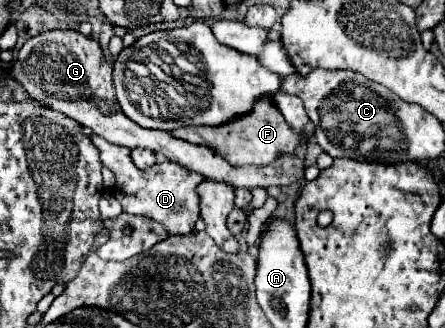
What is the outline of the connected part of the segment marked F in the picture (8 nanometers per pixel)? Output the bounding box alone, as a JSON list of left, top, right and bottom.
[170,96,314,166]

